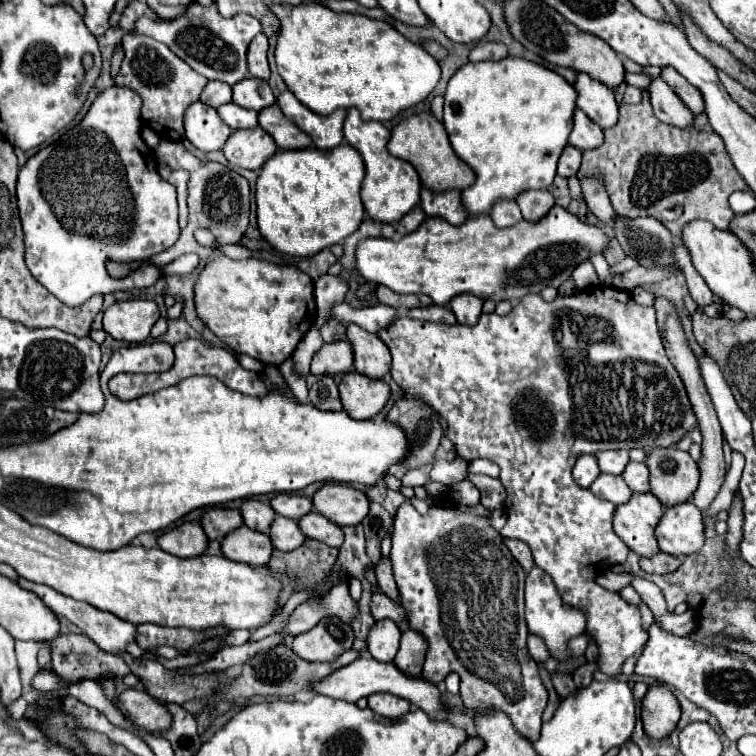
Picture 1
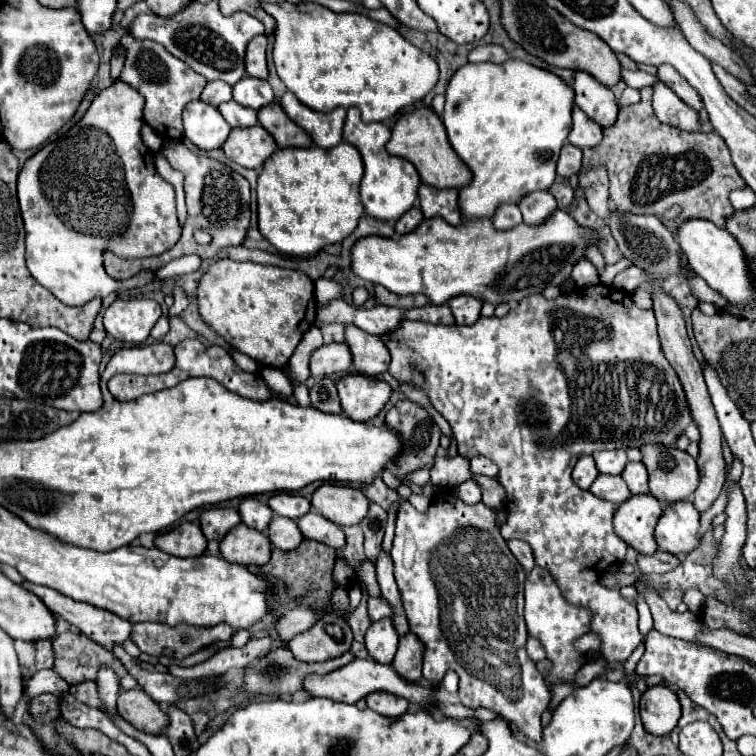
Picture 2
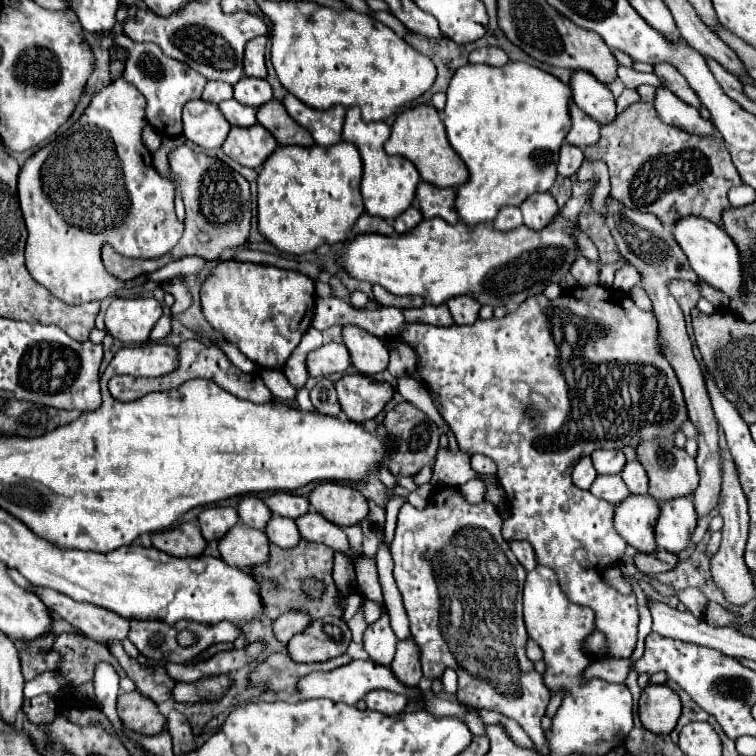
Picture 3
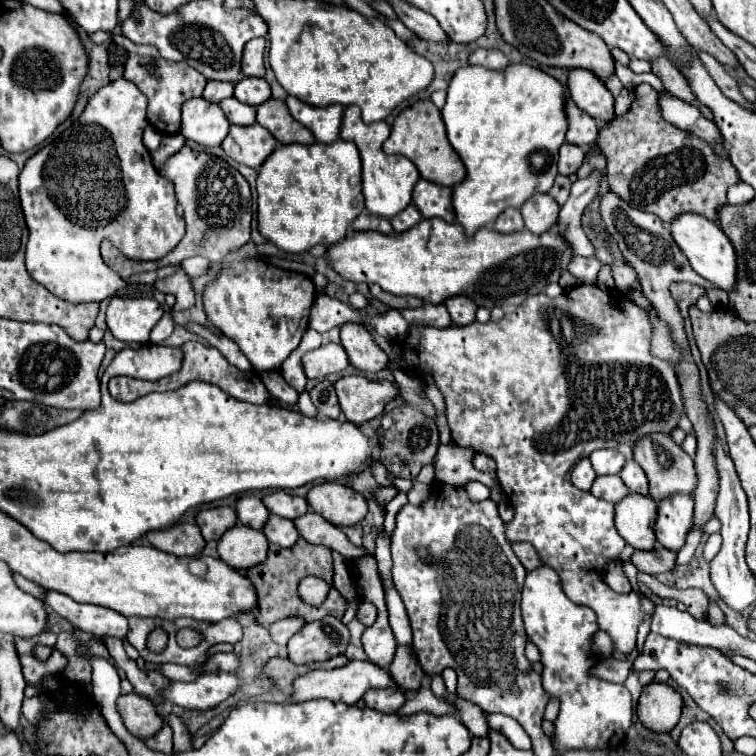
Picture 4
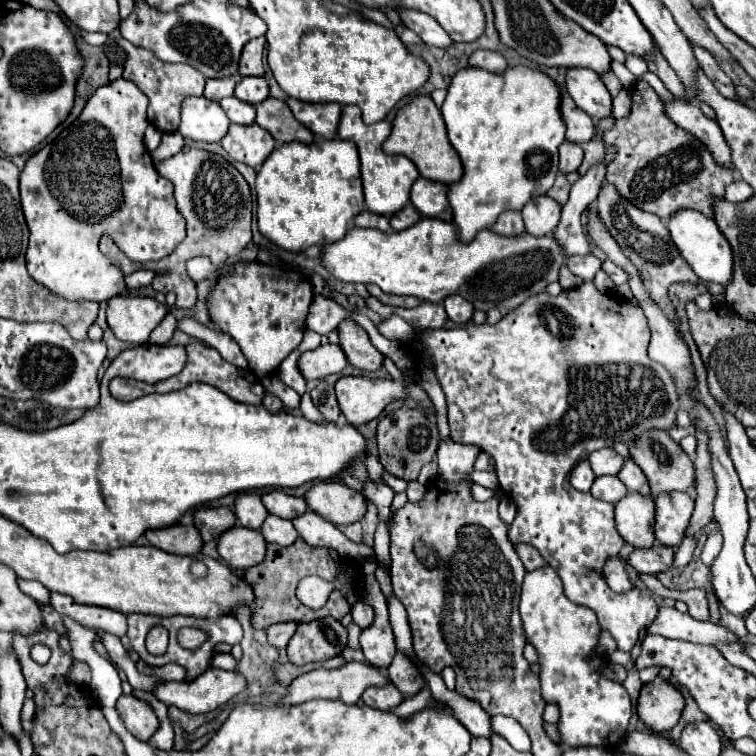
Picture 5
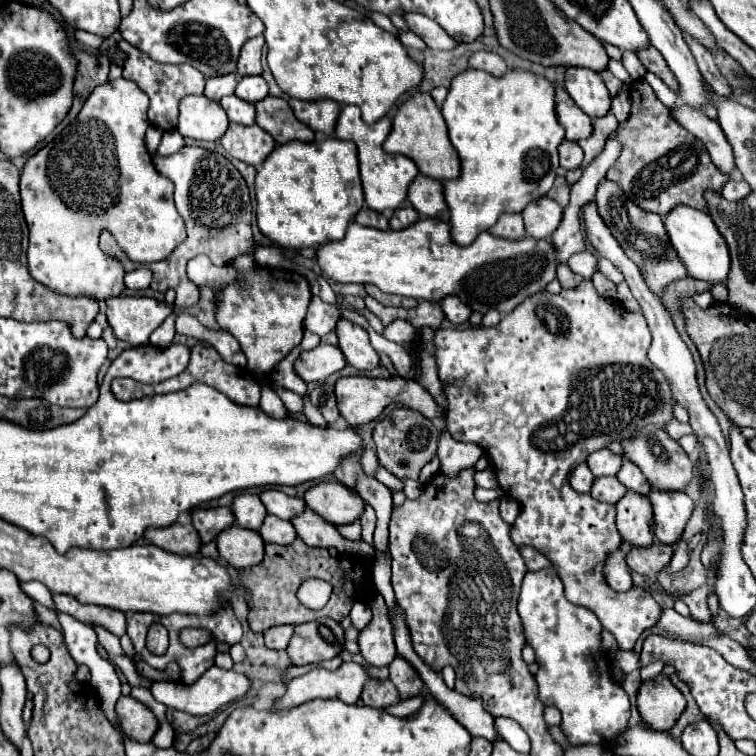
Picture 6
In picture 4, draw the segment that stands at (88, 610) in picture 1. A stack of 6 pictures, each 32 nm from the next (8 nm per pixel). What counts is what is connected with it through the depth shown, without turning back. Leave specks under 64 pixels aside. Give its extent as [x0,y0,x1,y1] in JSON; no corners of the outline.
[44,590,128,642]

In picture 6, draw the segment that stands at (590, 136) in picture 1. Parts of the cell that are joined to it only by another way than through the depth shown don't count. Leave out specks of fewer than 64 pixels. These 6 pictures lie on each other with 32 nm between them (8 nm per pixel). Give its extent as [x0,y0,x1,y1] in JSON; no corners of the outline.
[556,86,594,142]

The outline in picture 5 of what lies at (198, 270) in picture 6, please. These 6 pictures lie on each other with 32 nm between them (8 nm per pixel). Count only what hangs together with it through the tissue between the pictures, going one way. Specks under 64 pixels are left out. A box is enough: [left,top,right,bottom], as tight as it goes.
[186,256,216,280]

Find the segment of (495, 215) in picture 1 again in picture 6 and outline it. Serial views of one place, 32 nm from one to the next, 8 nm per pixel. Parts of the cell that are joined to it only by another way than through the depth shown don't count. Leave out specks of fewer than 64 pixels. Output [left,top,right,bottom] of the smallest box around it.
[490,212,526,238]

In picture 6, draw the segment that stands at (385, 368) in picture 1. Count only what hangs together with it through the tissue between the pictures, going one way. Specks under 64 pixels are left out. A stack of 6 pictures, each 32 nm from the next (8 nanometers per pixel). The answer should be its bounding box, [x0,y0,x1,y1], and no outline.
[336,320,380,370]

